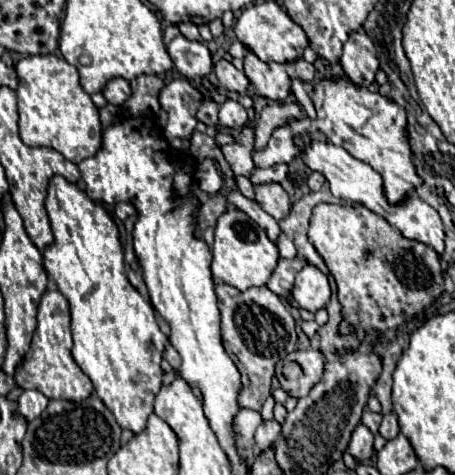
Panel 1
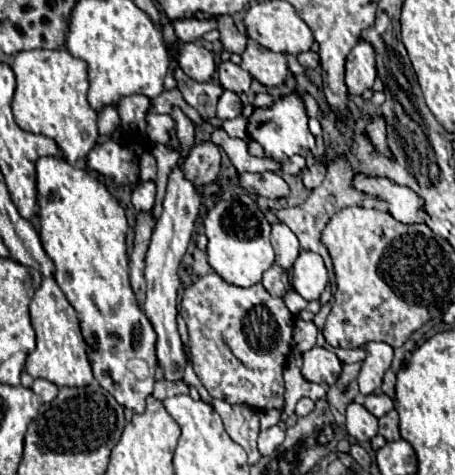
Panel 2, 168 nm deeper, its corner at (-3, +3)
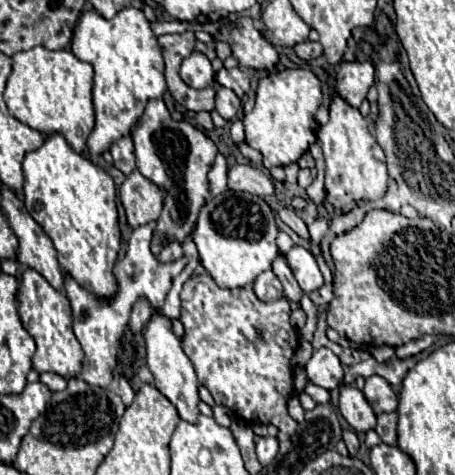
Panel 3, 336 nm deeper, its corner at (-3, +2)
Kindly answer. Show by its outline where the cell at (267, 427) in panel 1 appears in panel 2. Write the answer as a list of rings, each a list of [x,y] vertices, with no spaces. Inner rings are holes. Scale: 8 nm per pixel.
[[[278,425],[270,427],[266,431],[260,431],[260,435],[258,435],[258,451],[262,455],[272,455],[282,441],[284,441],[284,431]]]

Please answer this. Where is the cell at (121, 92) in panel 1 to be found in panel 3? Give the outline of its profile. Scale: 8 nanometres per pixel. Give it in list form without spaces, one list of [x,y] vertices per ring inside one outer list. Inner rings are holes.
[[[164,100],[148,102],[148,106],[144,108],[144,114],[140,116],[140,122],[136,122],[136,126],[132,128],[132,140],[134,140],[138,170],[142,172],[142,176],[150,178],[168,194],[164,202],[164,210],[158,218],[154,240],[152,240],[152,252],[158,254],[164,244],[162,242],[164,236],[172,236],[182,244],[186,234],[190,234],[192,224],[198,218],[198,212],[208,198],[206,174],[210,164],[214,162],[216,146],[192,122],[188,120],[174,122],[170,118],[170,112]]]

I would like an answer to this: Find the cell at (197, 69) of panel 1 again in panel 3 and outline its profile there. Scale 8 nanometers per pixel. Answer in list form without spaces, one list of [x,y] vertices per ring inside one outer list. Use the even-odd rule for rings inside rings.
[[[192,52],[180,68],[180,76],[182,80],[190,86],[190,88],[206,88],[214,84],[214,70],[210,60],[202,54],[202,52]]]

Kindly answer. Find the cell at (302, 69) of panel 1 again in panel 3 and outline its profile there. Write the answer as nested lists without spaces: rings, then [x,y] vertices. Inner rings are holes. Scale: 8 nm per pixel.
[[[306,40],[306,42],[296,44],[296,46],[294,46],[294,52],[296,52],[298,58],[302,58],[302,60],[306,60],[306,62],[312,62],[312,60],[316,60],[316,58],[322,56],[322,46],[320,46],[320,42],[310,42],[310,40]]]

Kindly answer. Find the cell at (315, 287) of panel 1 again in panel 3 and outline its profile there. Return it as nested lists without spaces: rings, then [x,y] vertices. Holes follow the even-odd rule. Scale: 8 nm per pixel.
[[[294,246],[288,252],[288,266],[292,268],[292,272],[294,272],[300,288],[306,294],[318,290],[324,284],[322,274],[320,274],[318,264],[316,264],[316,258],[312,256],[310,250],[306,250],[302,246]]]

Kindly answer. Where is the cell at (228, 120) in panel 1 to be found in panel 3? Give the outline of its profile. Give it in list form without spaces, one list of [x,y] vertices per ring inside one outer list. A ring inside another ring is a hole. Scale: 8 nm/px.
[[[216,84],[216,110],[218,110],[218,114],[224,120],[232,120],[236,116],[238,108],[240,108],[240,98],[232,90]]]

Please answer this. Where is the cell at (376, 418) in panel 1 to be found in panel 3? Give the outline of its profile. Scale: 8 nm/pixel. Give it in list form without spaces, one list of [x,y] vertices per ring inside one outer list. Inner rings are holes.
[[[380,376],[366,378],[366,386],[364,386],[362,392],[364,392],[368,404],[372,406],[374,414],[394,412],[398,408],[398,396],[390,388],[390,384]]]

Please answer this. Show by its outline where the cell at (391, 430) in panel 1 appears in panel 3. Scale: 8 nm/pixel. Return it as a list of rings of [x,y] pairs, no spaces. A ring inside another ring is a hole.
[[[396,412],[380,414],[380,416],[378,416],[376,432],[378,432],[378,436],[382,438],[382,442],[386,442],[386,444],[390,444],[390,446],[396,444],[396,420],[398,420],[398,414],[396,414]]]

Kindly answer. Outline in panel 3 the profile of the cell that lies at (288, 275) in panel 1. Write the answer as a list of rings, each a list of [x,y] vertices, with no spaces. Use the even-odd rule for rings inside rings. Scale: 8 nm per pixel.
[[[266,270],[256,278],[254,292],[264,302],[272,302],[272,300],[278,300],[284,296],[284,288],[272,270]]]

